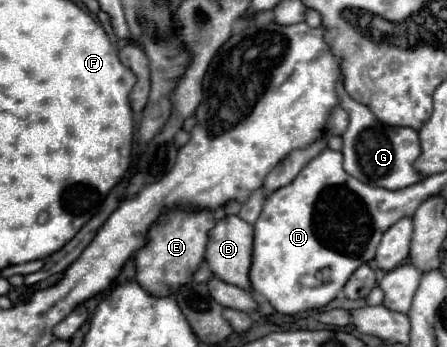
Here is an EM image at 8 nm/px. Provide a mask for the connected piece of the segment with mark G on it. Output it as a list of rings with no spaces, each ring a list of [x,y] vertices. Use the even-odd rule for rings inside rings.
[[[338,84],[338,98],[340,98],[340,106],[350,116],[348,130],[342,134],[342,140],[344,140],[344,148],[342,148],[344,170],[350,176],[358,178],[364,184],[380,186],[380,188],[386,188],[386,190],[402,190],[406,186],[412,186],[412,184],[424,180],[424,176],[414,168],[414,162],[420,156],[420,140],[418,140],[416,130],[412,130],[412,128],[392,128],[388,124],[382,124],[364,104],[354,102],[346,94],[342,84]]]

